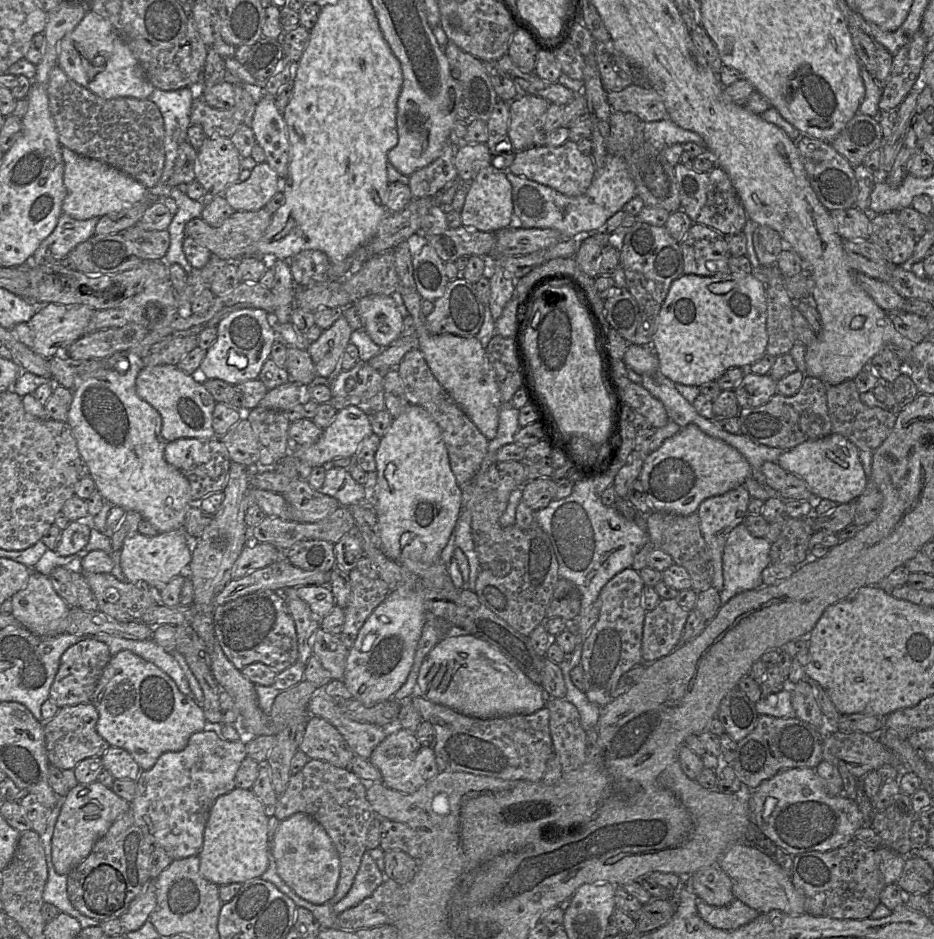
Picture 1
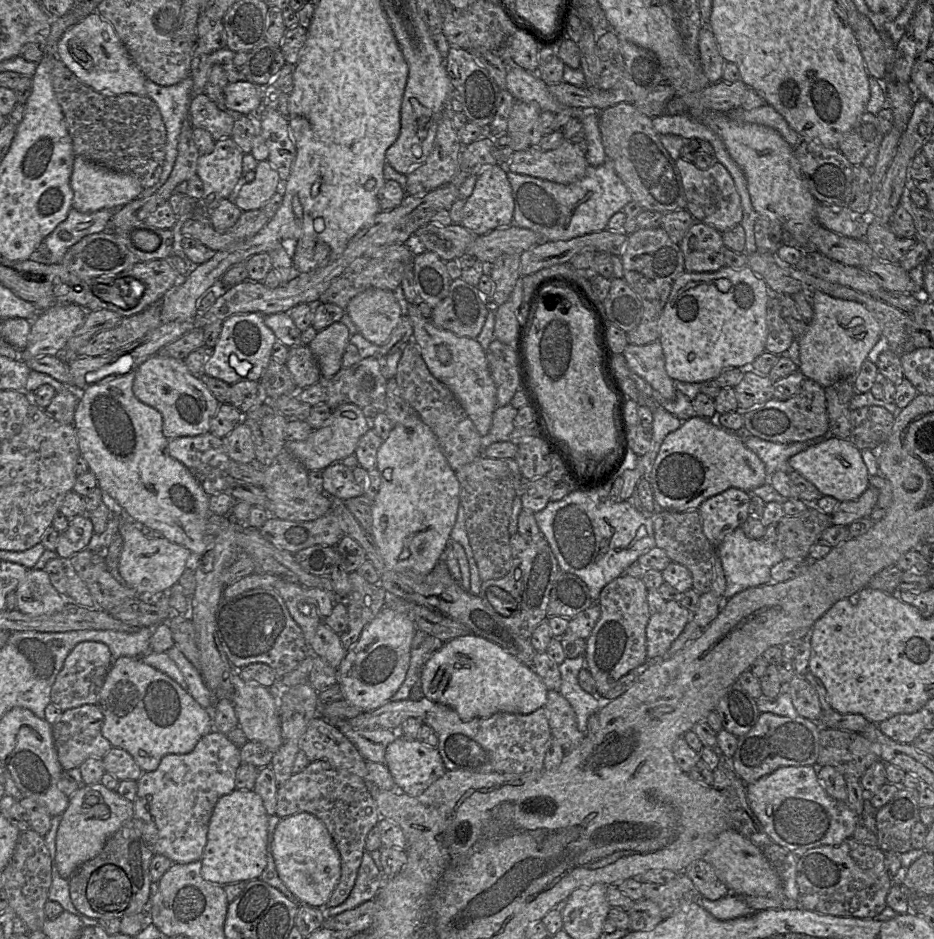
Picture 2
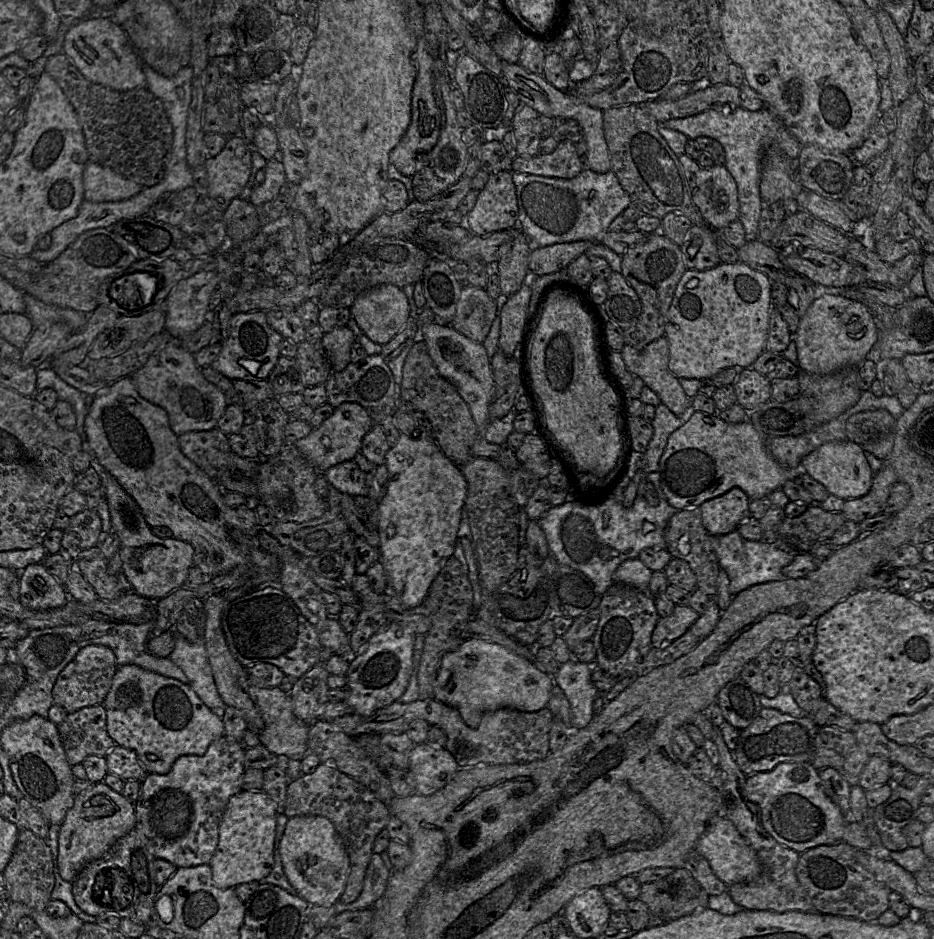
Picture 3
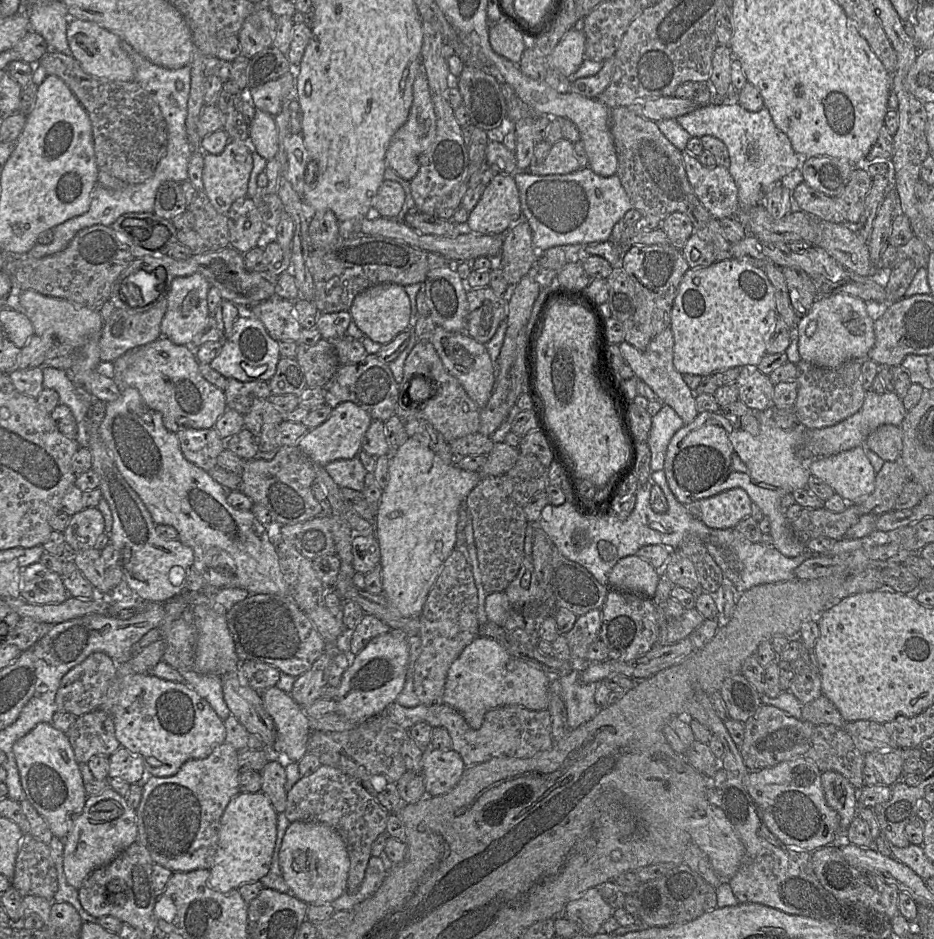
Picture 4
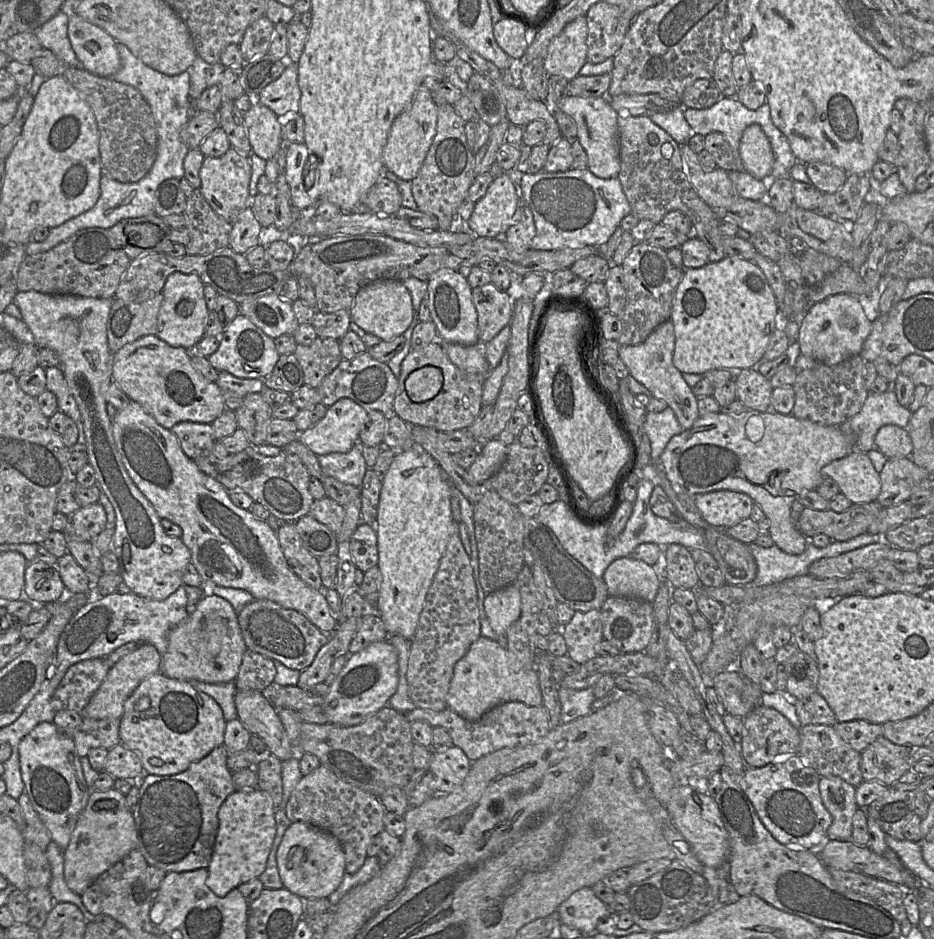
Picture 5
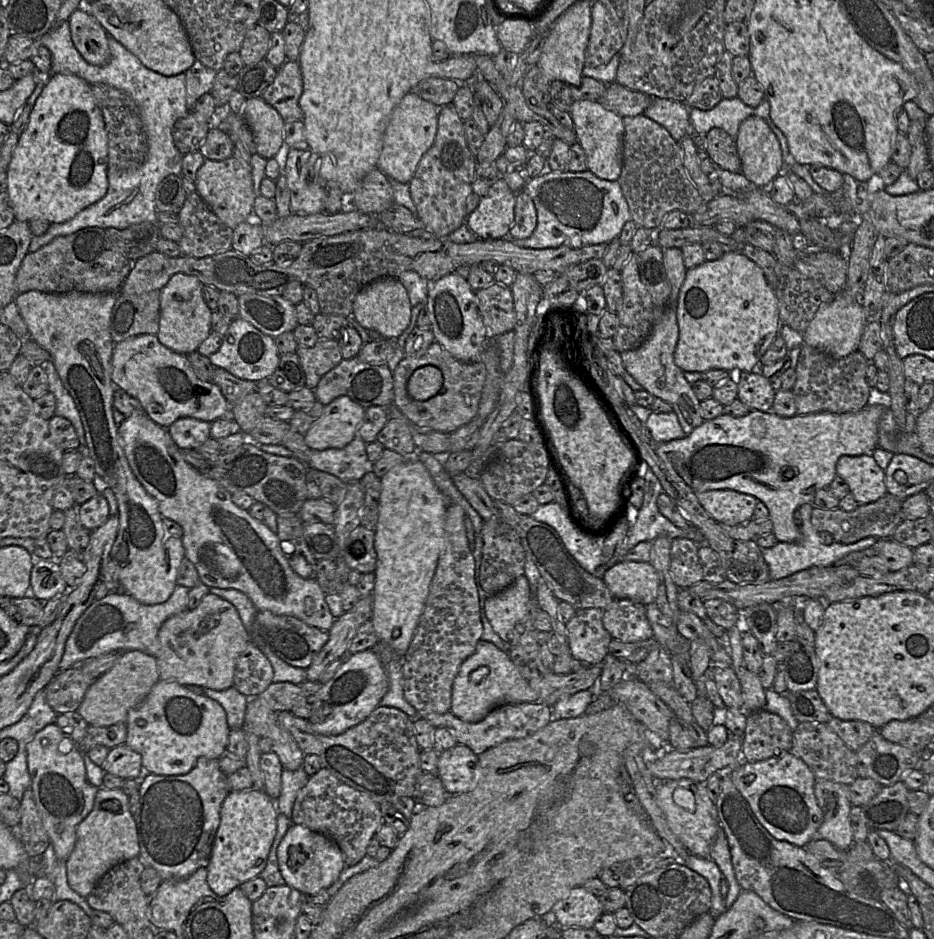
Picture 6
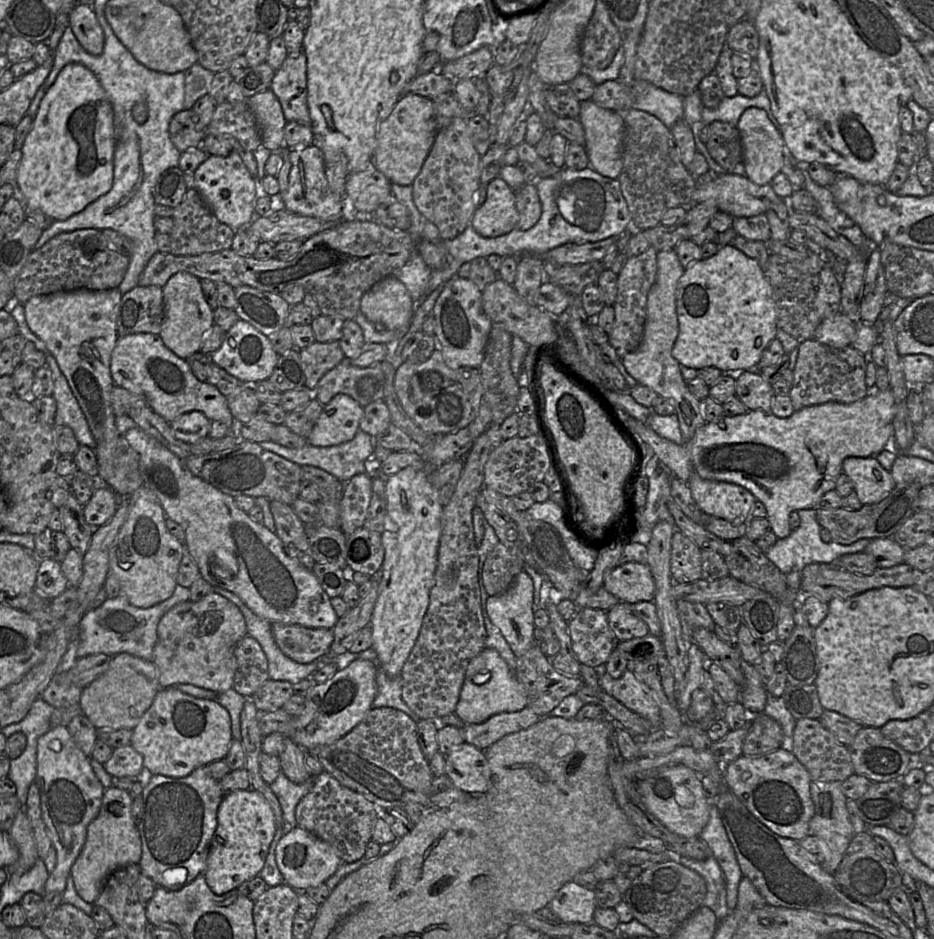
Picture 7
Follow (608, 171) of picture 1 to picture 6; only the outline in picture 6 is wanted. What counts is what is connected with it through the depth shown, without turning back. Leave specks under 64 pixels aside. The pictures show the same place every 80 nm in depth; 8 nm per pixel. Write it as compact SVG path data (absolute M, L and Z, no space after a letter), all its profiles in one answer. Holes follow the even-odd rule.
M588 169L581 172L545 170L537 177L528 179L524 190L535 204L537 226L528 238L510 238L519 247L580 248L609 244L618 238L625 223L632 220L619 182L600 179Z

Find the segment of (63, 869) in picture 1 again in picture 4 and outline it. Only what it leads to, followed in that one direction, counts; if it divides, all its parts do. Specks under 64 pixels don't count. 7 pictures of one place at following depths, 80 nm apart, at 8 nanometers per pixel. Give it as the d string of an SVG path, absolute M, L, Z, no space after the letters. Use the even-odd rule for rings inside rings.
M110 786L99 795L88 796L82 812L73 818L69 832L63 840L63 869L67 882L78 890L92 871L112 862L137 839L136 810L129 807L124 797Z

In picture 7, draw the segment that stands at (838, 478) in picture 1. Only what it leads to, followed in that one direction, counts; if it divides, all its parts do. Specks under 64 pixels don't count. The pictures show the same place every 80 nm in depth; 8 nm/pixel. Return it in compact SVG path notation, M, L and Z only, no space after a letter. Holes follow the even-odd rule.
M847 457L842 470L853 482L854 492L863 505L880 502L896 486L890 471L875 457Z

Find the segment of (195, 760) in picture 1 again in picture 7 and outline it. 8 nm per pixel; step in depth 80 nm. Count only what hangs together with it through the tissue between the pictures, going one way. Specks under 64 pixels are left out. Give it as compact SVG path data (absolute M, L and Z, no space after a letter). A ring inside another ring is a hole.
M205 766L198 767L184 778L170 778L163 775L151 776L141 795L141 813L137 828L142 846L142 856L139 862L141 872L151 878L157 887L162 886L176 891L205 872L211 843L217 828L218 809L224 797L220 781L212 778L208 773L208 767ZM175 867L186 868L188 870L187 879L185 884L168 886L162 874Z

